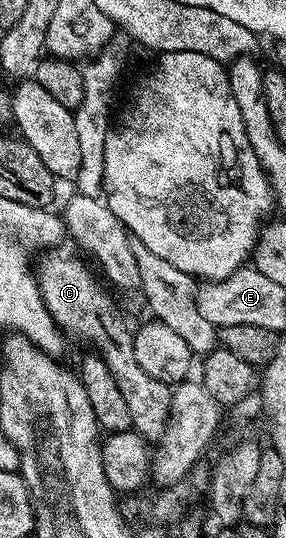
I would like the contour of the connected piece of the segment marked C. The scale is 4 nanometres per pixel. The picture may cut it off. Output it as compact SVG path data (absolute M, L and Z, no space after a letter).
M57 249L50 250L35 263L39 293L43 297L43 305L47 305L47 313L51 313L66 340L86 343L89 346L86 348L101 355L107 363L107 369L111 369L131 413L132 430L138 431L146 441L160 439L169 420L173 387L149 373L143 373L139 361L135 361L133 331L125 324L116 301L97 284L98 276L93 276L75 256L60 255L59 252Z

